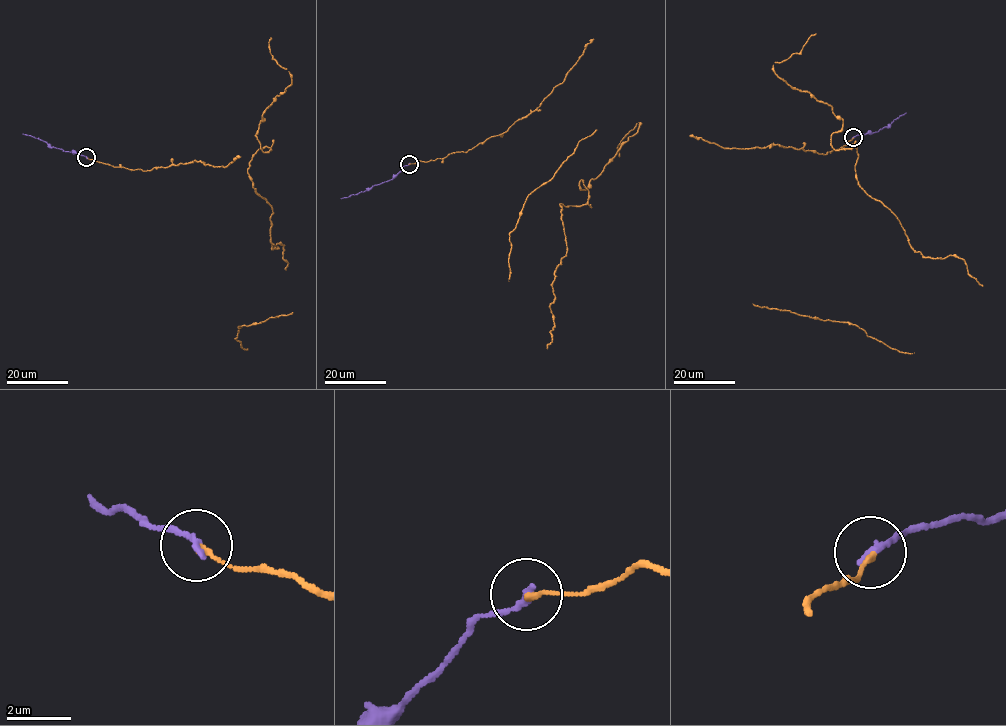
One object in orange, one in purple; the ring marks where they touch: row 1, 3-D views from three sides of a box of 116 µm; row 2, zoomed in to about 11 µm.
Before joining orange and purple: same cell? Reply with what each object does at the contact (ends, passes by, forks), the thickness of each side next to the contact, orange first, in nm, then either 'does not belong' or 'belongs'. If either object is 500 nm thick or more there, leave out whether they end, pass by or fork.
orange ends | purple ends | 190/220 nm | belongs

